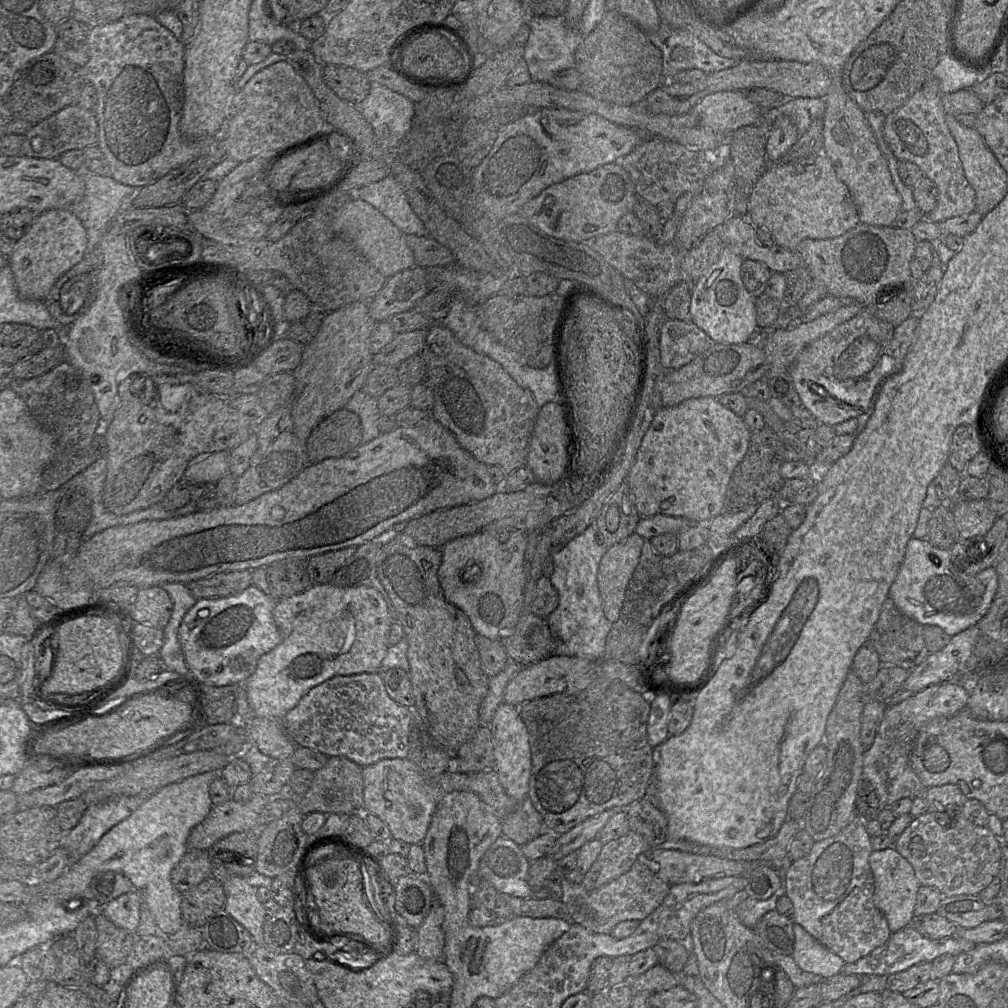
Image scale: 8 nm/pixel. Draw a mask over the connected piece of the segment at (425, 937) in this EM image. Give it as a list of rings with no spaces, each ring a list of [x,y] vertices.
[[[433,893],[432,906],[423,924],[417,929],[416,954],[425,960],[441,960],[445,945],[442,924],[443,905]]]

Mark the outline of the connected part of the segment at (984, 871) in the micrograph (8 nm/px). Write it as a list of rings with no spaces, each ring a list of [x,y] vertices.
[[[934,812],[912,817],[893,844],[896,851],[912,865],[921,885],[936,888],[943,897],[962,894],[979,895],[998,875],[1002,841],[987,826],[977,826],[962,814],[951,818],[951,826],[940,824]]]

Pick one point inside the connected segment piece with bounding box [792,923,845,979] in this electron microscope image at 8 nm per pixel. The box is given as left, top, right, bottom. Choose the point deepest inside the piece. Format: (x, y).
(811, 956)

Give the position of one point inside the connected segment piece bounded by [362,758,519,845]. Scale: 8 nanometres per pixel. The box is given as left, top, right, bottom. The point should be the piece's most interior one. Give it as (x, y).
(395, 790)

